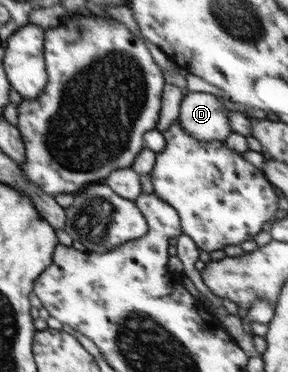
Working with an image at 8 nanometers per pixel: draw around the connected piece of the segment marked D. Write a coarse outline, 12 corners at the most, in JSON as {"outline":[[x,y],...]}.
{"outline":[[189,92],[178,122],[197,140],[225,141],[227,109],[217,96]]}

